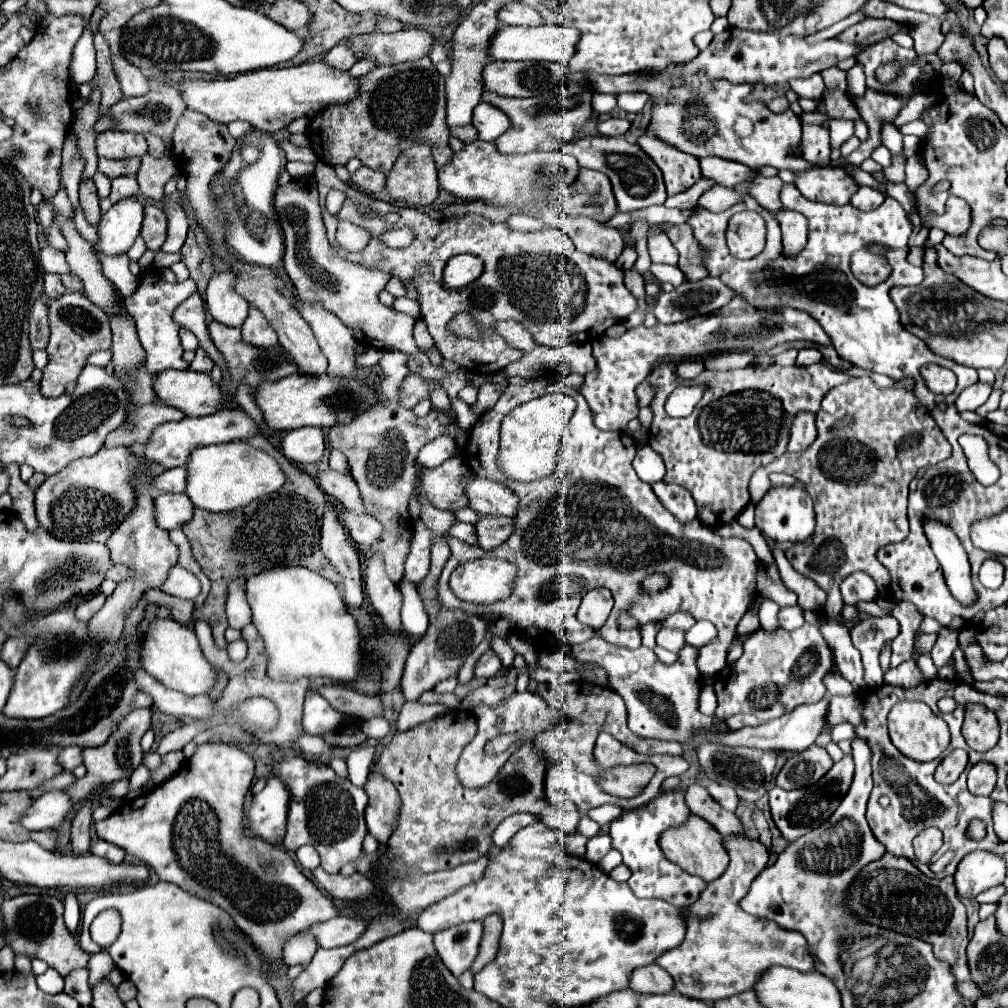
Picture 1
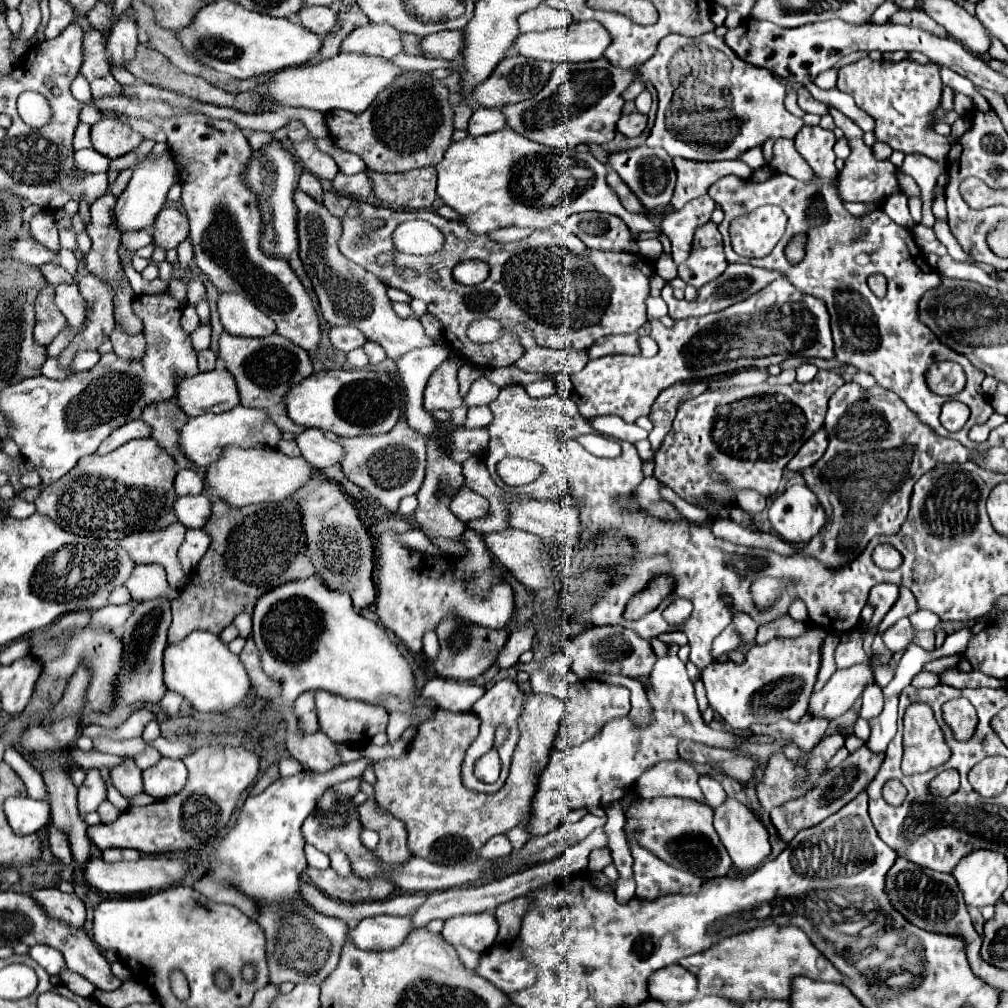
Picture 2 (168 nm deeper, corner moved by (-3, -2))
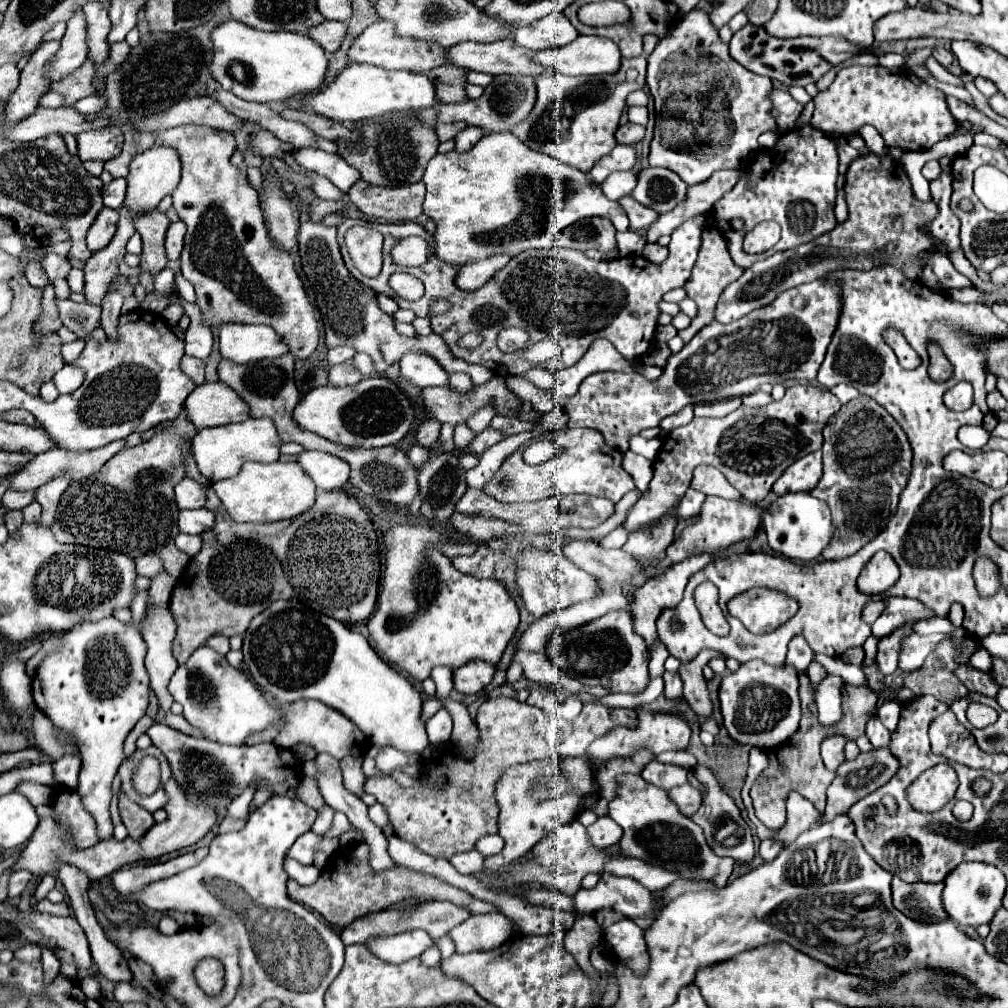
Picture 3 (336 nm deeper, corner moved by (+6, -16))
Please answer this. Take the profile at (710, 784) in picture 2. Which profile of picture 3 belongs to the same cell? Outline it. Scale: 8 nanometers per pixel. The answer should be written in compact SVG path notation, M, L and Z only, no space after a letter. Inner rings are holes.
M691 784L675 786L675 788L667 790L667 794L677 804L679 812L683 812L685 816L691 816L695 812L695 808L699 808L699 804L701 804L701 790L693 788Z

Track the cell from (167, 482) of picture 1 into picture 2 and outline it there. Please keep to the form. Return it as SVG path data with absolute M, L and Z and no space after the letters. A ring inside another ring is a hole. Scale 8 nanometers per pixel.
M184 468L176 474L174 478L174 490L176 490L176 496L184 496L184 494L202 494L204 490L204 482L200 478L198 472L190 470L190 468Z

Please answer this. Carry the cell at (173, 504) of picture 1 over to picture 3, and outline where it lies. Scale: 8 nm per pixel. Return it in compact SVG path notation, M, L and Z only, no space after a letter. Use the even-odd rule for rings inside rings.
M207 508L181 510L177 524L179 524L179 530L185 532L185 534L203 534L203 532L213 528L215 514Z

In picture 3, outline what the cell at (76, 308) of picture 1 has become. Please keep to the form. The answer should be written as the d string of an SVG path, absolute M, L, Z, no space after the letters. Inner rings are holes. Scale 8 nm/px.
M125 206L119 208L119 226L117 232L107 244L107 248L101 248L95 252L87 264L85 264L85 296L91 304L101 304L103 296L107 292L107 286L111 280L119 274L119 262L125 256L125 244L135 234L133 218L129 216L129 210Z

